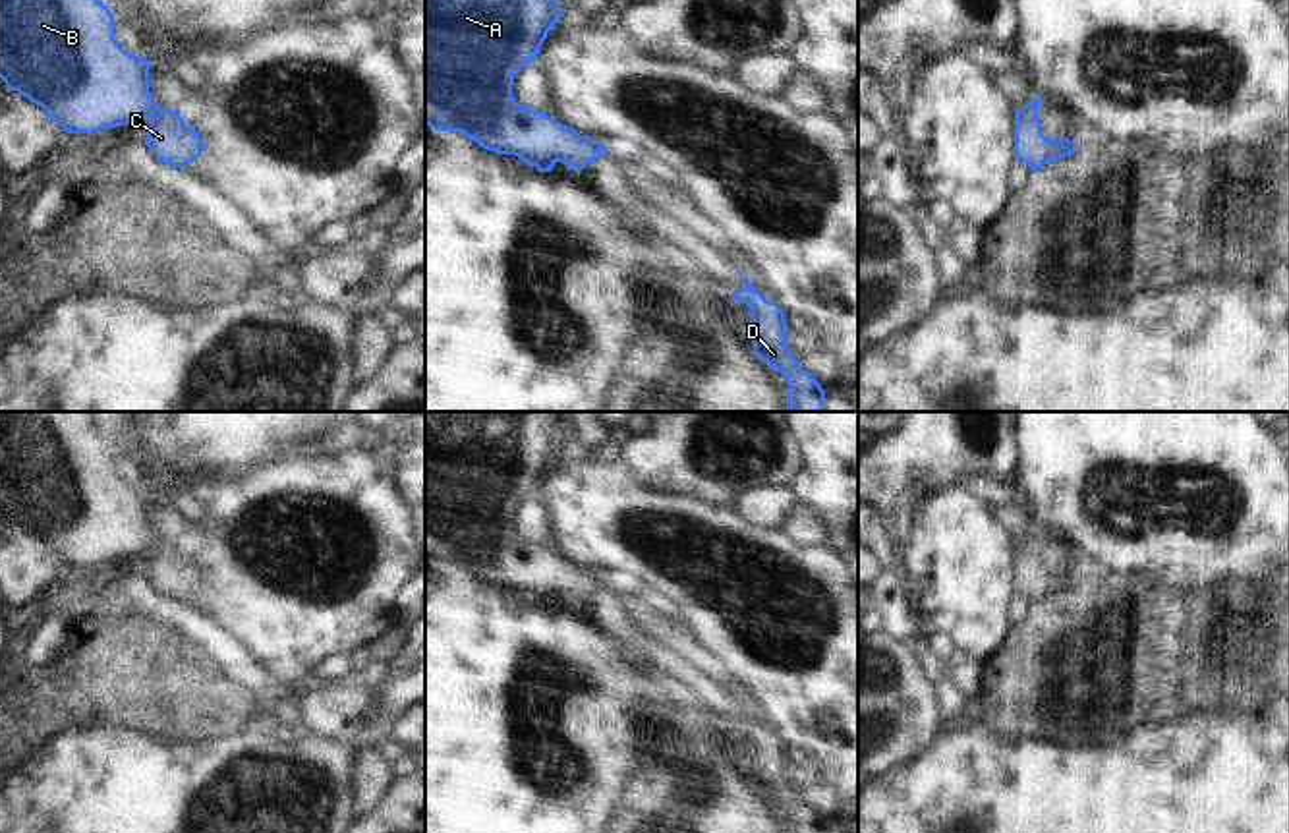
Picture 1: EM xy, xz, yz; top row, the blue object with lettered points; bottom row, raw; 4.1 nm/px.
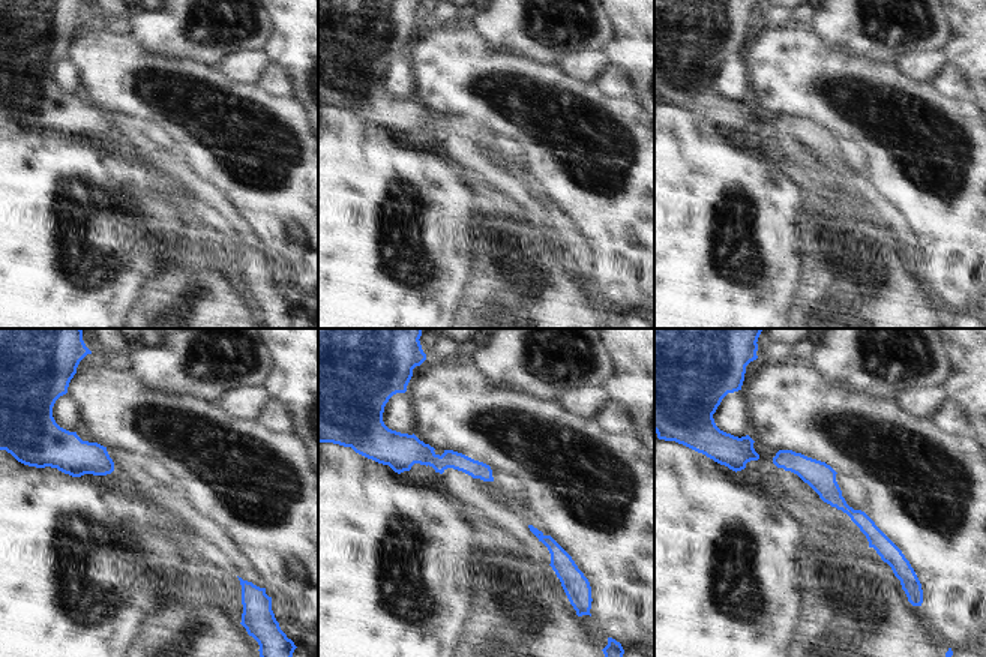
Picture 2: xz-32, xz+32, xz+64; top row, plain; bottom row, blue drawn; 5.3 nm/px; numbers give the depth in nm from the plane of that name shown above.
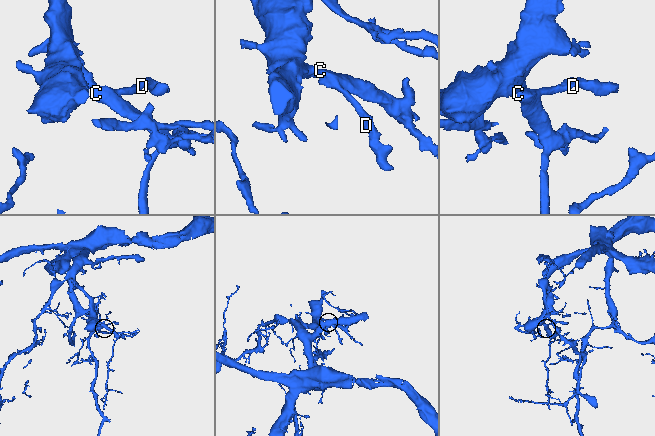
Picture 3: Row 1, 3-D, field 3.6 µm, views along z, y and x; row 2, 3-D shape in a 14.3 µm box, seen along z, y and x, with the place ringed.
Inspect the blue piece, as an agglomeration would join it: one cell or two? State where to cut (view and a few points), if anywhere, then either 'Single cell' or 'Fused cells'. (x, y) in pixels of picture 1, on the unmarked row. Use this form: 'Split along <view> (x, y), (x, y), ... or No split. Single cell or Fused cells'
No split. Single cell.

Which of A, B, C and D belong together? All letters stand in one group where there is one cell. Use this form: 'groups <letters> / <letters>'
groups A B C D

